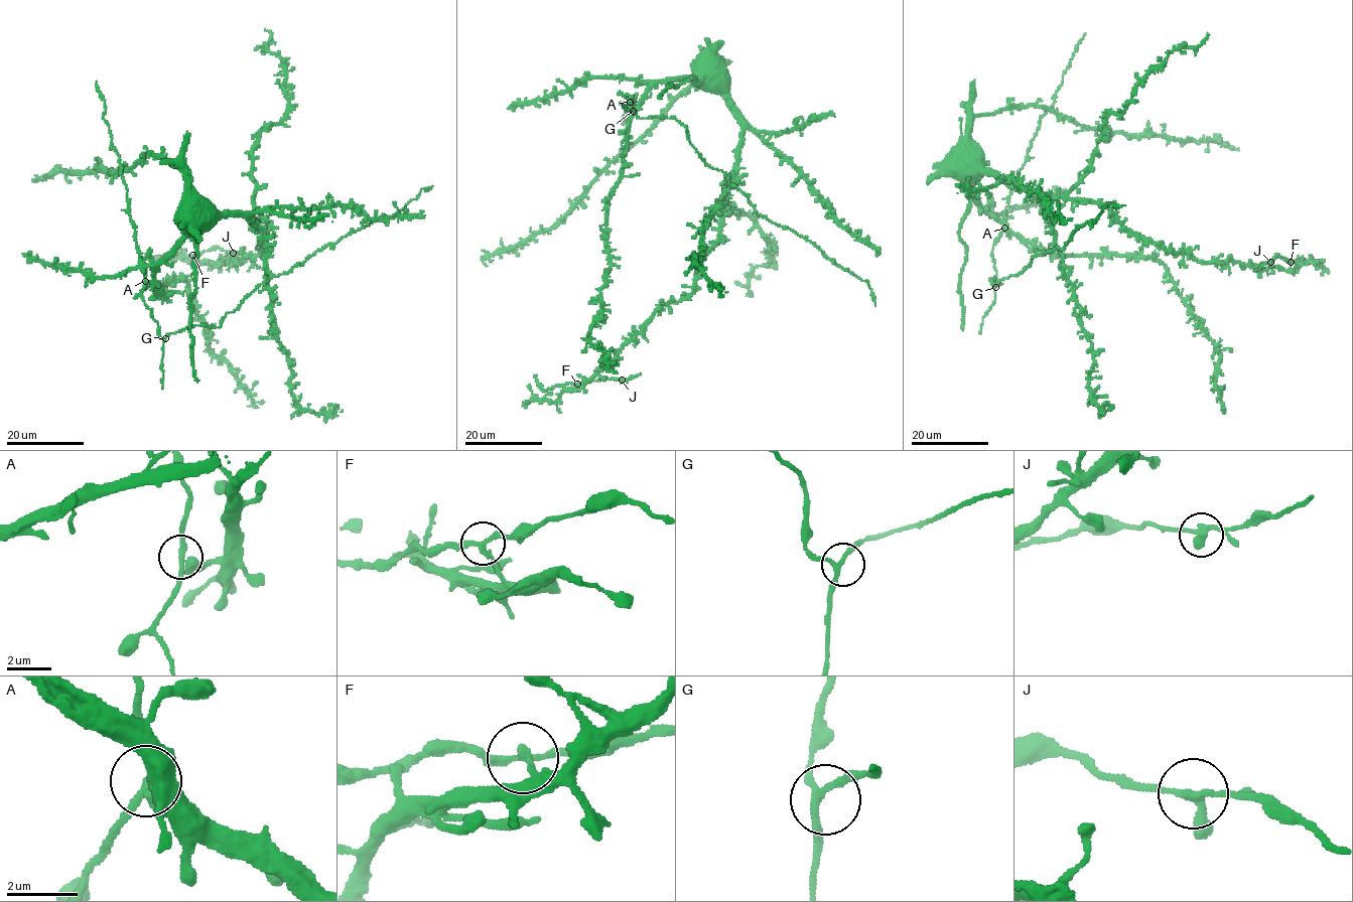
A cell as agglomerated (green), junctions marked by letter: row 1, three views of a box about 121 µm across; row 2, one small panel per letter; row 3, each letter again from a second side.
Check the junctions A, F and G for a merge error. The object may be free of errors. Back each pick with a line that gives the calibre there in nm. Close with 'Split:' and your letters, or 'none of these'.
F: 200 nm thick
Split: F

